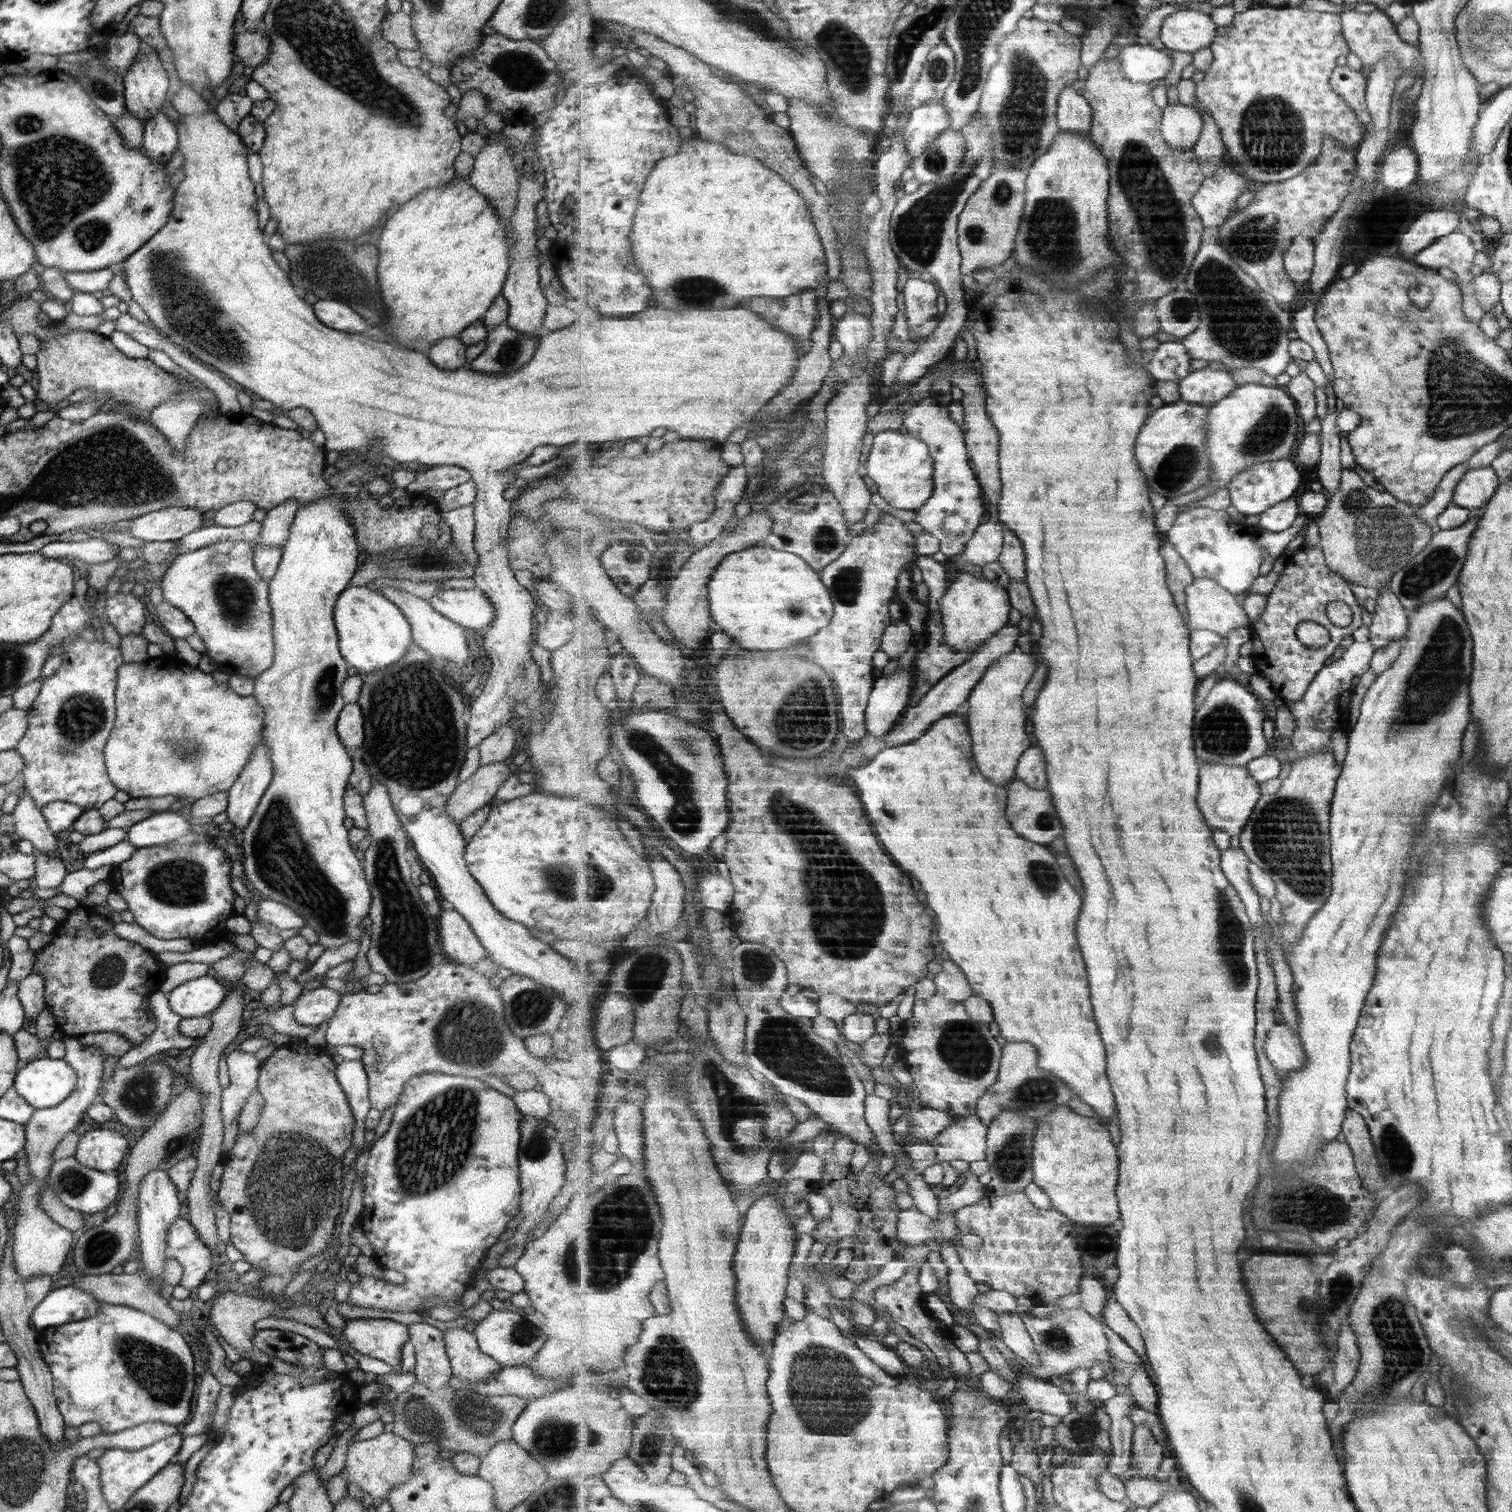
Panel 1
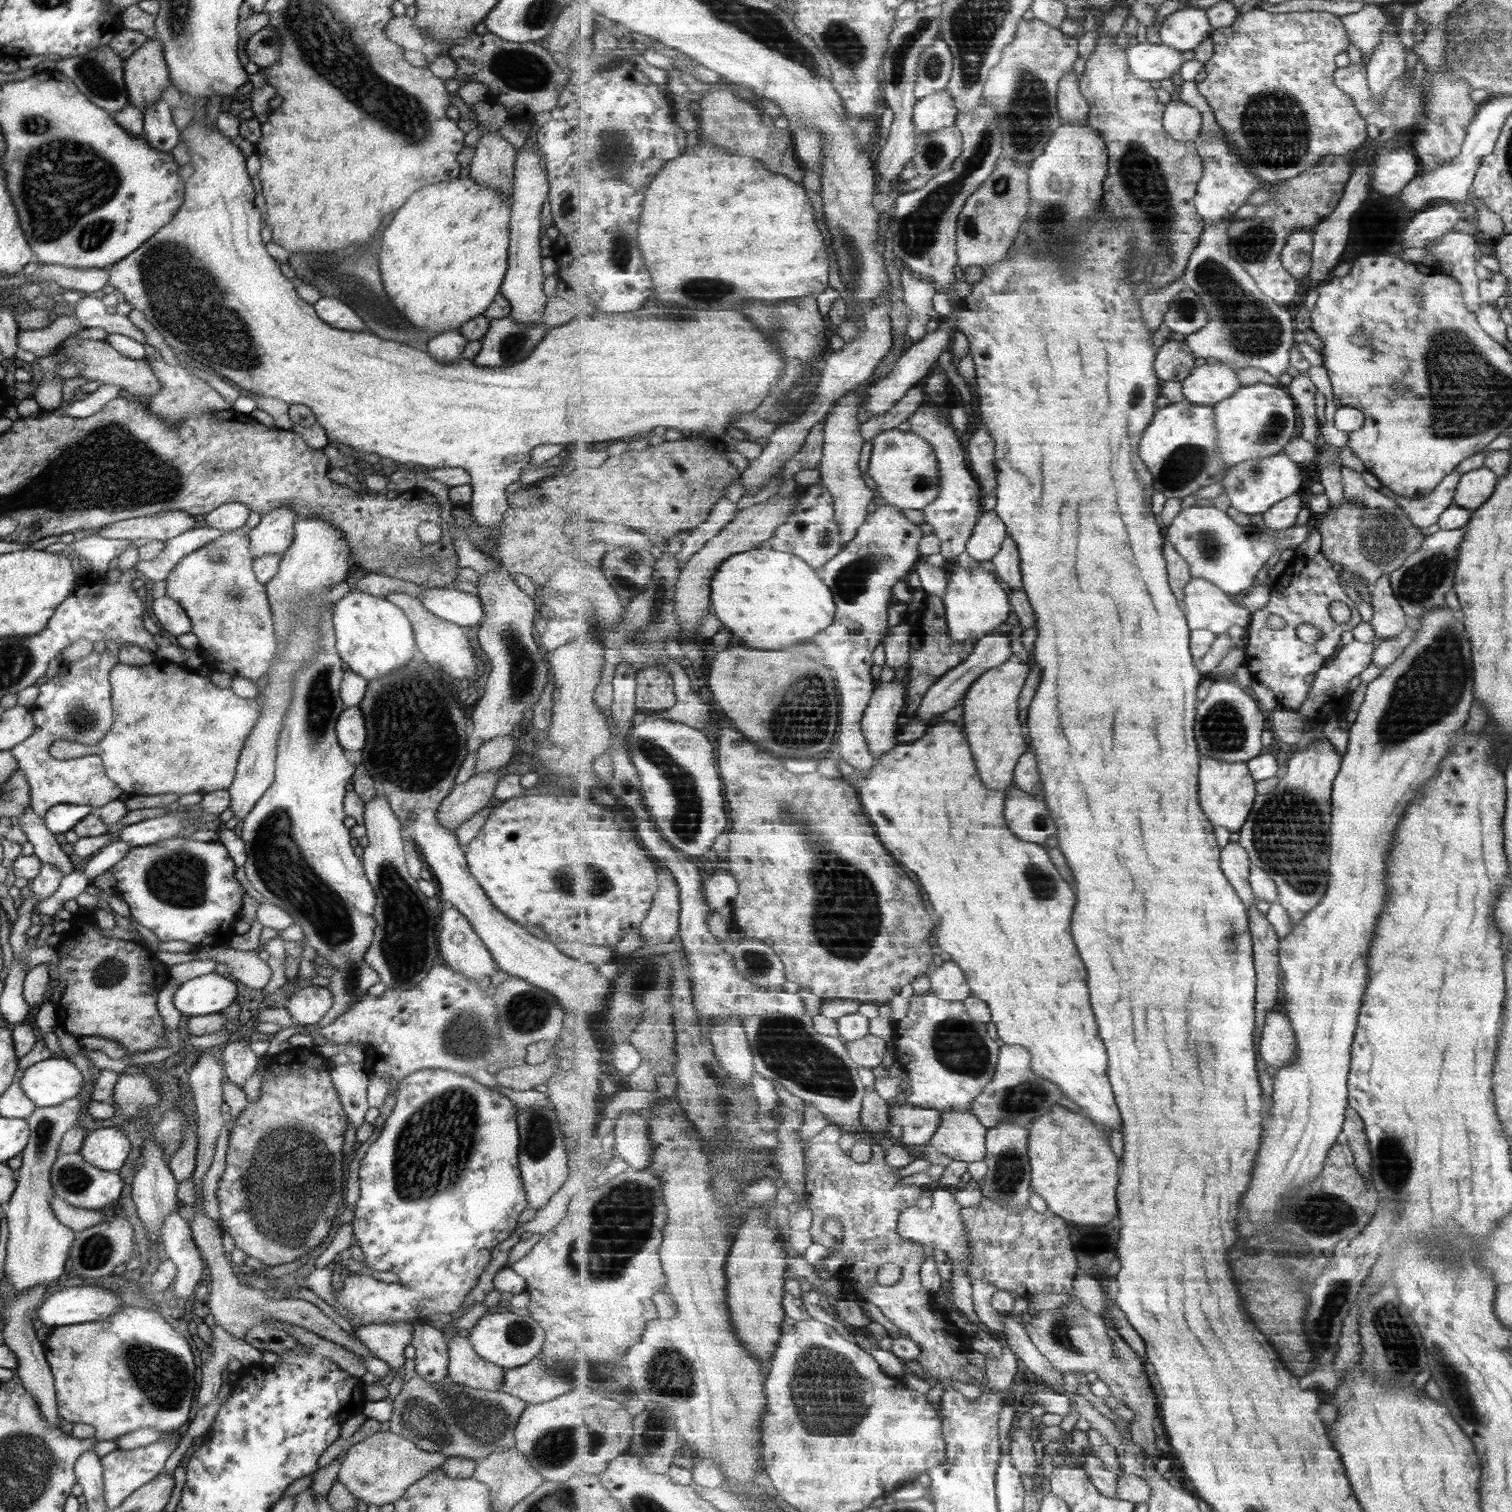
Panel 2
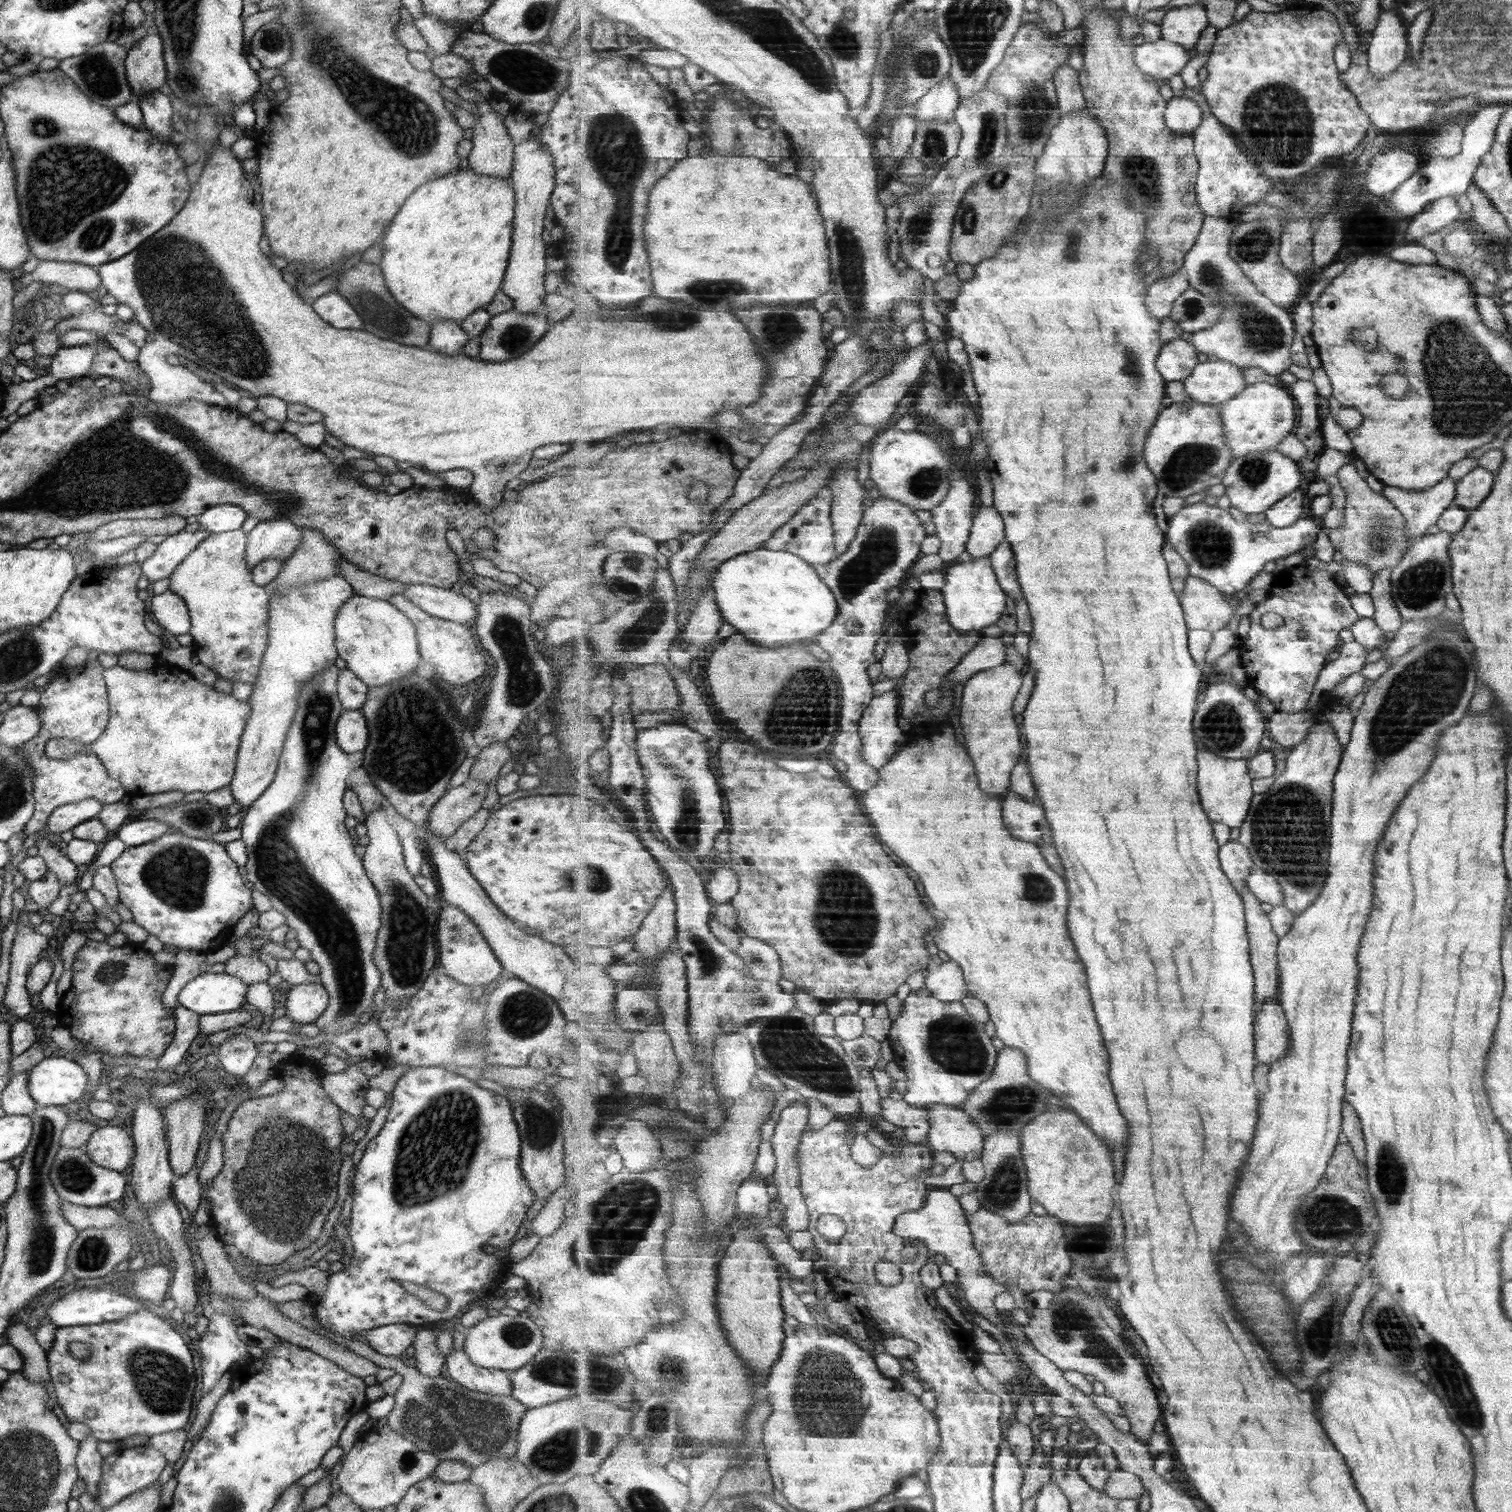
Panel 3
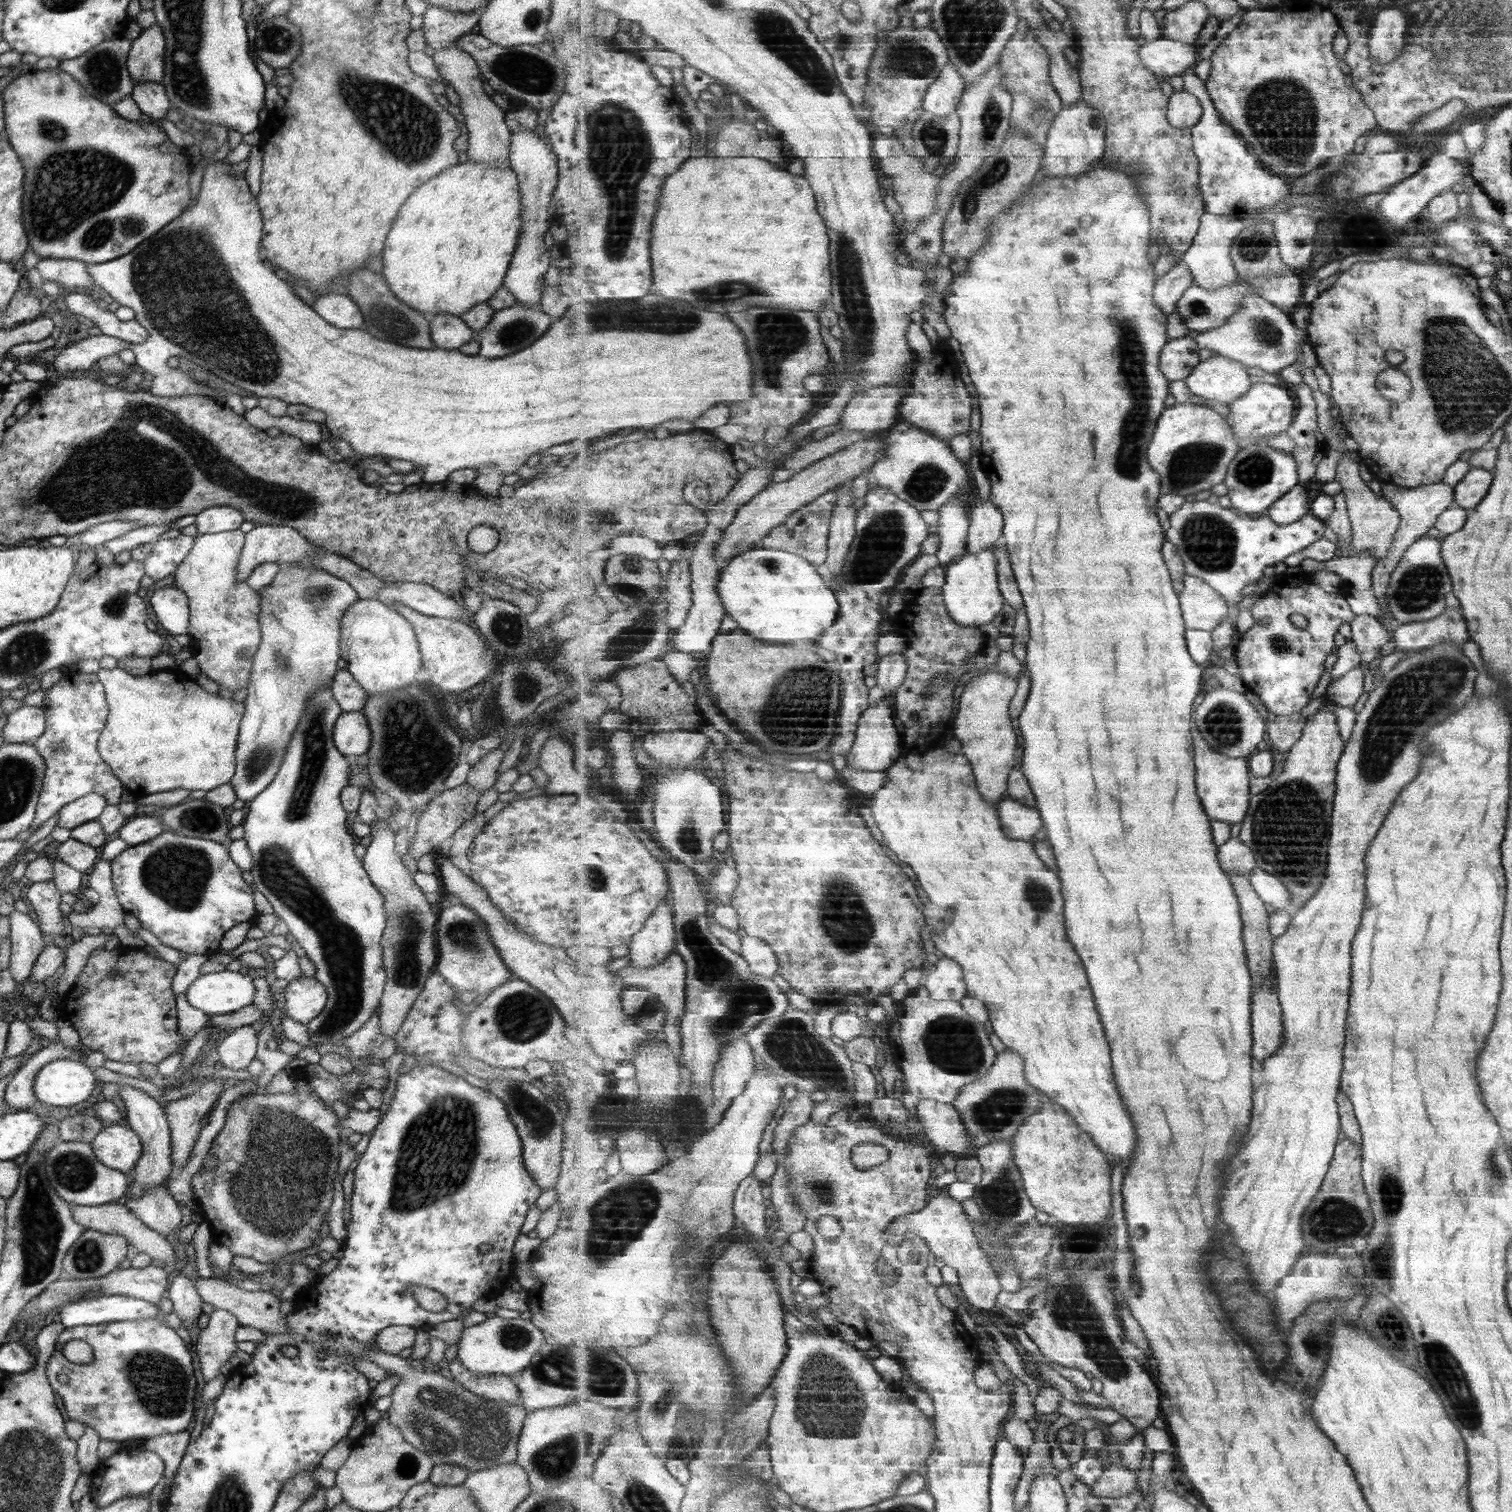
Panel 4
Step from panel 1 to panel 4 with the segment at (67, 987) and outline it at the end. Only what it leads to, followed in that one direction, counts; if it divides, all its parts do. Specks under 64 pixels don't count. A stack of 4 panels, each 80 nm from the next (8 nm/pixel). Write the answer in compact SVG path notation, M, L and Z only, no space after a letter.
M103 946L91 950L85 966L81 968L81 972L77 975L75 982L72 984L71 990L65 993L65 996L62 996L58 1000L58 1018L65 1020L65 1022L70 1022L71 1026L77 1035L79 1035L79 1045L80 1050L101 1052L104 1058L107 1060L116 1060L117 1062L132 1062L133 1064L139 1064L140 1062L149 1062L149 1064L156 1065L158 1062L163 1060L163 1057L170 1055L171 1053L181 1053L183 1048L187 1043L181 1041L179 1037L179 1032L177 1030L177 1020L176 1020L176 1006L174 1001L174 994L172 994L170 989L170 982L172 976L175 975L176 969L175 965L164 962L160 958L150 958L143 950L132 948L132 947L123 947L117 946L113 950L103 950Z

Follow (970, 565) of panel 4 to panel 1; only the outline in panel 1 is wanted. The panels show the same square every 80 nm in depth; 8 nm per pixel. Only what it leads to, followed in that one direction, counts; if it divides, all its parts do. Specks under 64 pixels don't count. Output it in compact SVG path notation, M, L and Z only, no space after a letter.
M967 572L959 573L955 580L938 602L946 629L946 643L955 650L975 653L1008 624L1013 607L1010 594L999 583L987 581L982 576L976 578Z

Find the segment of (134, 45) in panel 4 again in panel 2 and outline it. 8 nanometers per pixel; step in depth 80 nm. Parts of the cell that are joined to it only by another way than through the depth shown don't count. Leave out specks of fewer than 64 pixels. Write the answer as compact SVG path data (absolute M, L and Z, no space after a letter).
M157 38L147 39L125 61L123 83L128 104L142 112L170 84L168 68Z

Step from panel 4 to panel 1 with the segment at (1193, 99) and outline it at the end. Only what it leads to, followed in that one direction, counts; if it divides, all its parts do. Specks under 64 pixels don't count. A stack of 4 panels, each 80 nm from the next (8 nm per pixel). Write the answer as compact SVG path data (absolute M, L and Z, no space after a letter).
M1180 102L1167 105L1162 116L1162 135L1175 150L1194 148L1201 138L1204 120L1201 111Z

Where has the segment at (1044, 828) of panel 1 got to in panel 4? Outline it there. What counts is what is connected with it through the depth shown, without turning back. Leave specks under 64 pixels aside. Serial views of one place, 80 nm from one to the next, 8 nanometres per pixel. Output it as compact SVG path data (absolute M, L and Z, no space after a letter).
M1013 798L1003 800L999 804L999 818L1003 820L1003 828L1007 828L1007 836L1015 836L1015 840L1026 840L1035 843L1035 834L1044 827L1040 810L1020 803Z

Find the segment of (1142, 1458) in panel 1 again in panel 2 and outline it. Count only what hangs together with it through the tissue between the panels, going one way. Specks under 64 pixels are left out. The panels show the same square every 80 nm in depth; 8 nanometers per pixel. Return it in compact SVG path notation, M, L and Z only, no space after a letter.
M1071 1293L1071 1296L1072 1300L1064 1308L1038 1311L1029 1322L1024 1322L1024 1327L1037 1348L1051 1361L1055 1369L1063 1374L1093 1372L1109 1386L1111 1396L1123 1401L1125 1406L1133 1411L1133 1421L1129 1425L1133 1443L1143 1448L1145 1455L1157 1464L1161 1456L1157 1454L1158 1437L1153 1432L1153 1420L1161 1417L1160 1405L1144 1371L1142 1359L1136 1357L1134 1360L1125 1360L1117 1356L1105 1320L1099 1318L1097 1312L1091 1312L1074 1293Z

